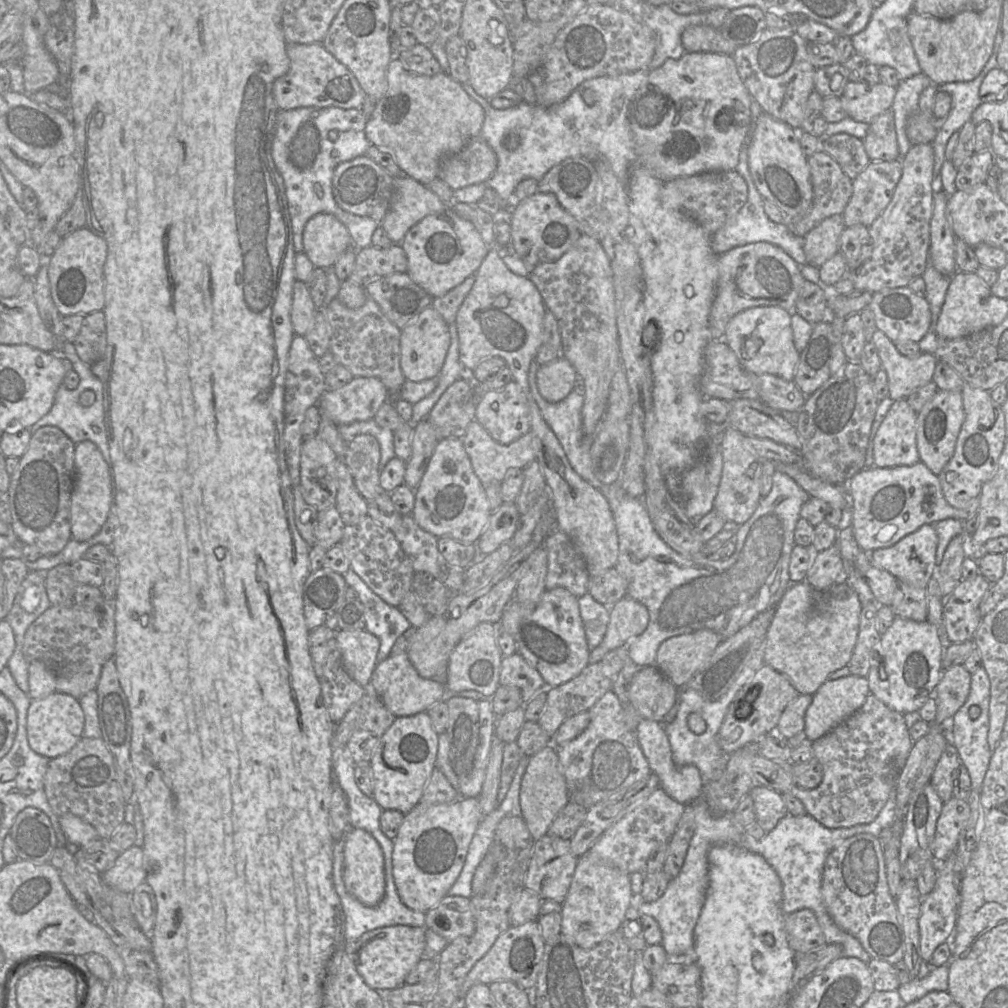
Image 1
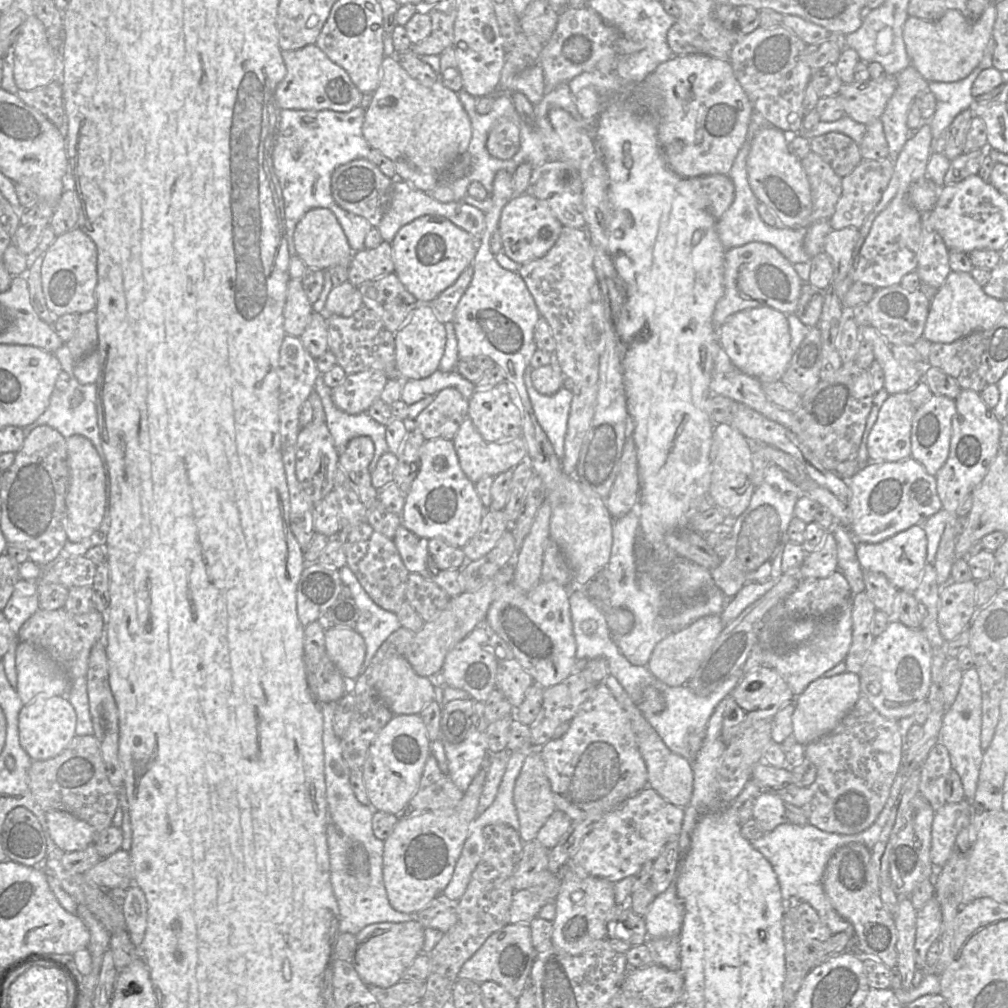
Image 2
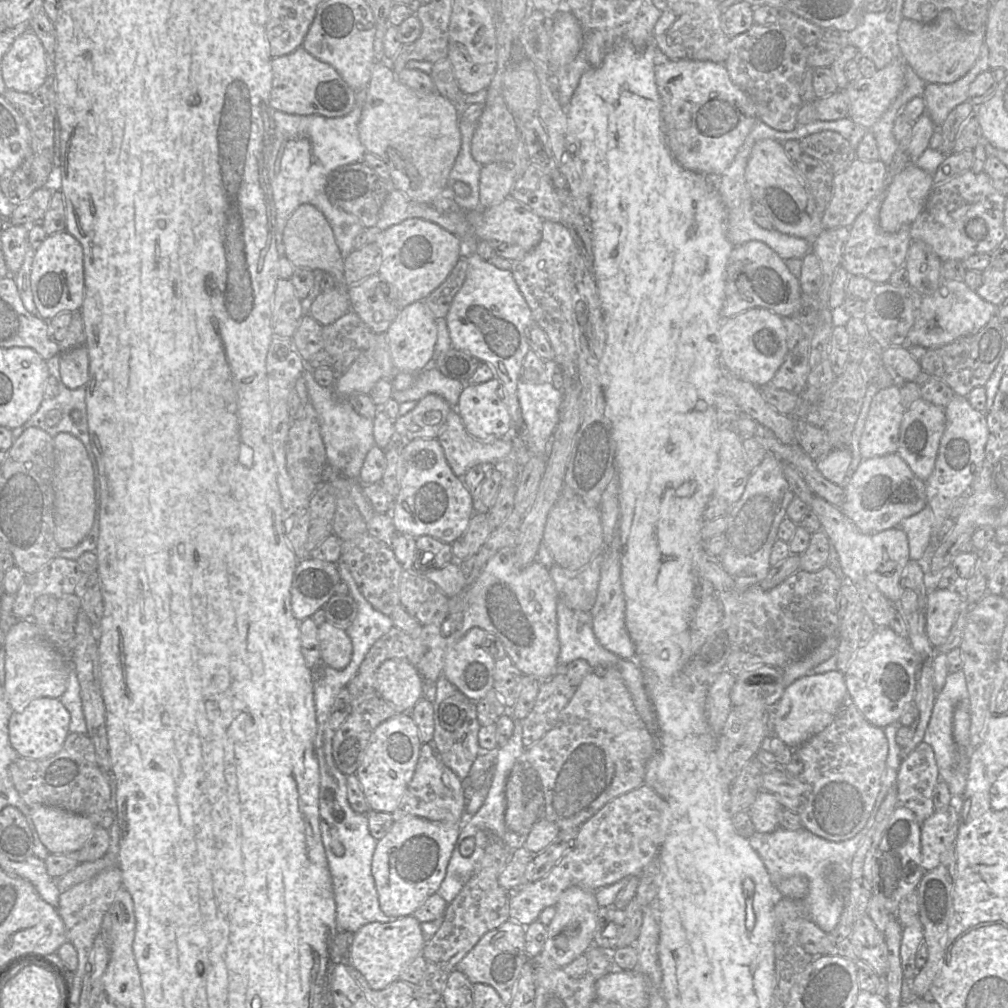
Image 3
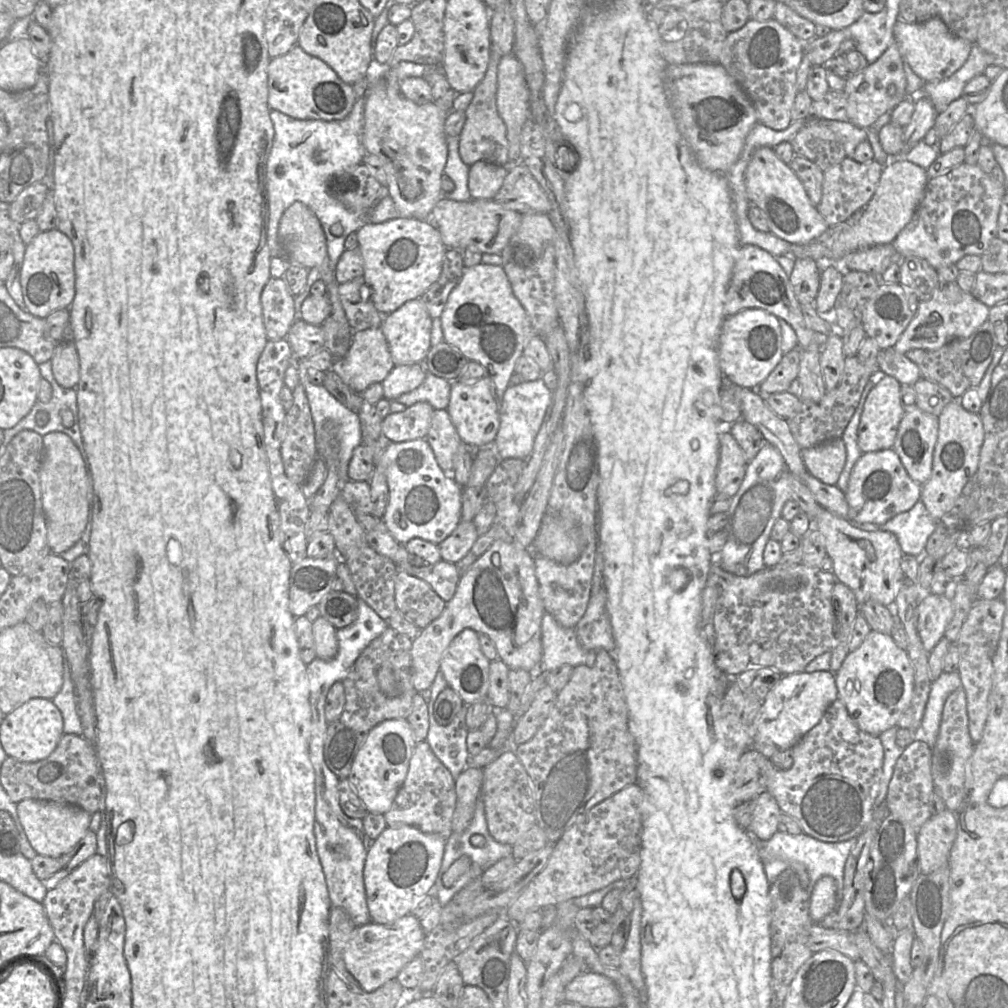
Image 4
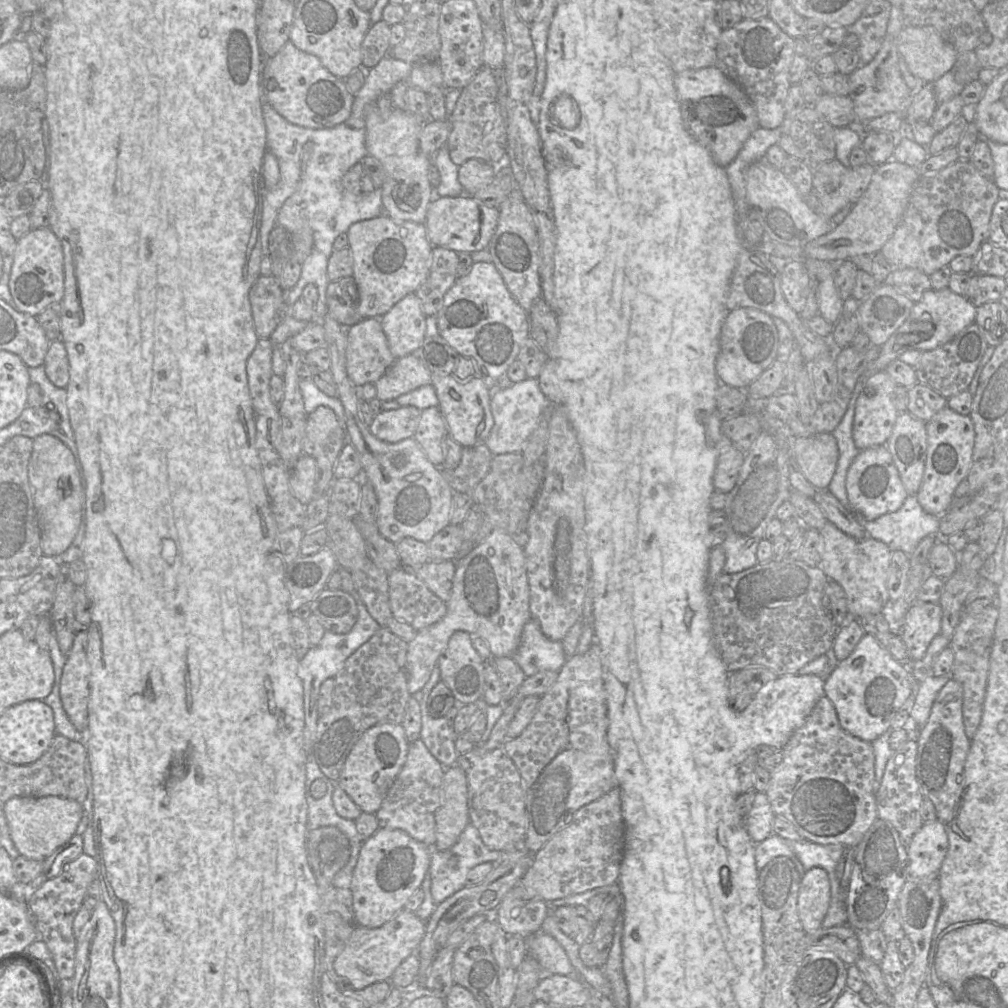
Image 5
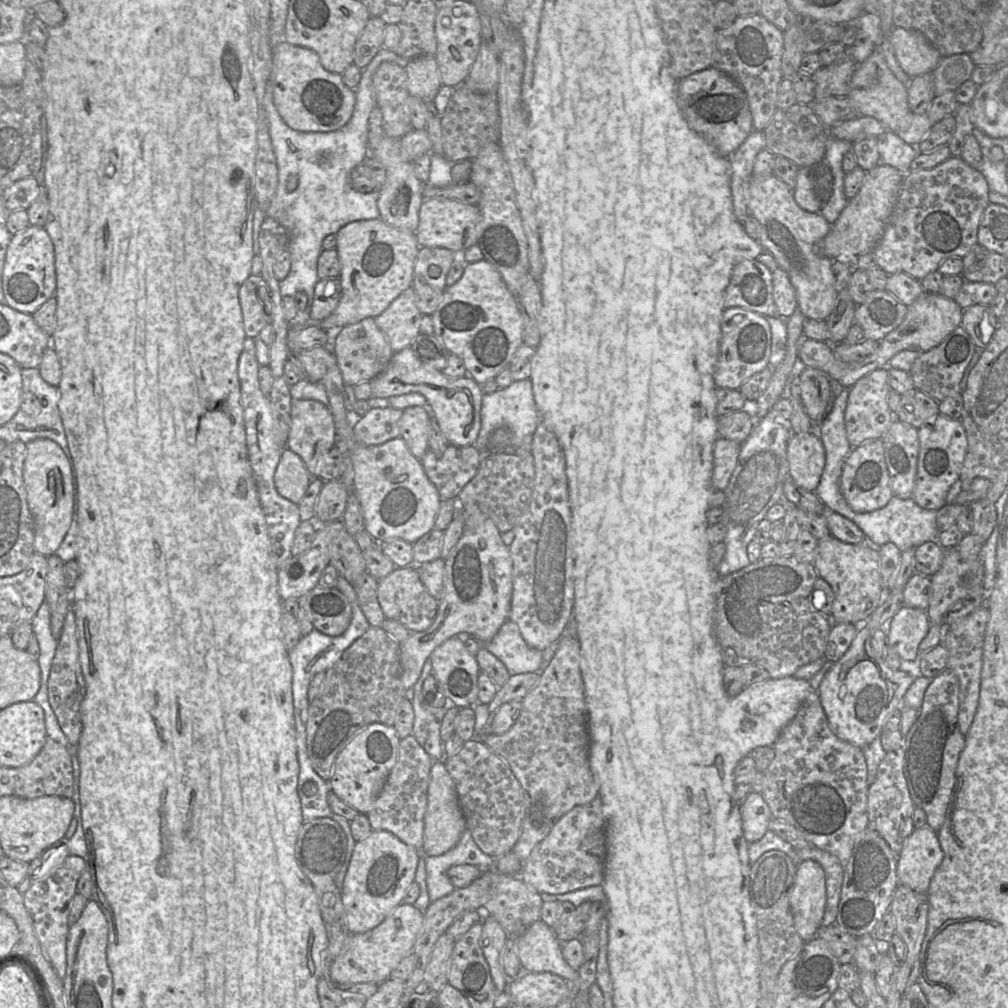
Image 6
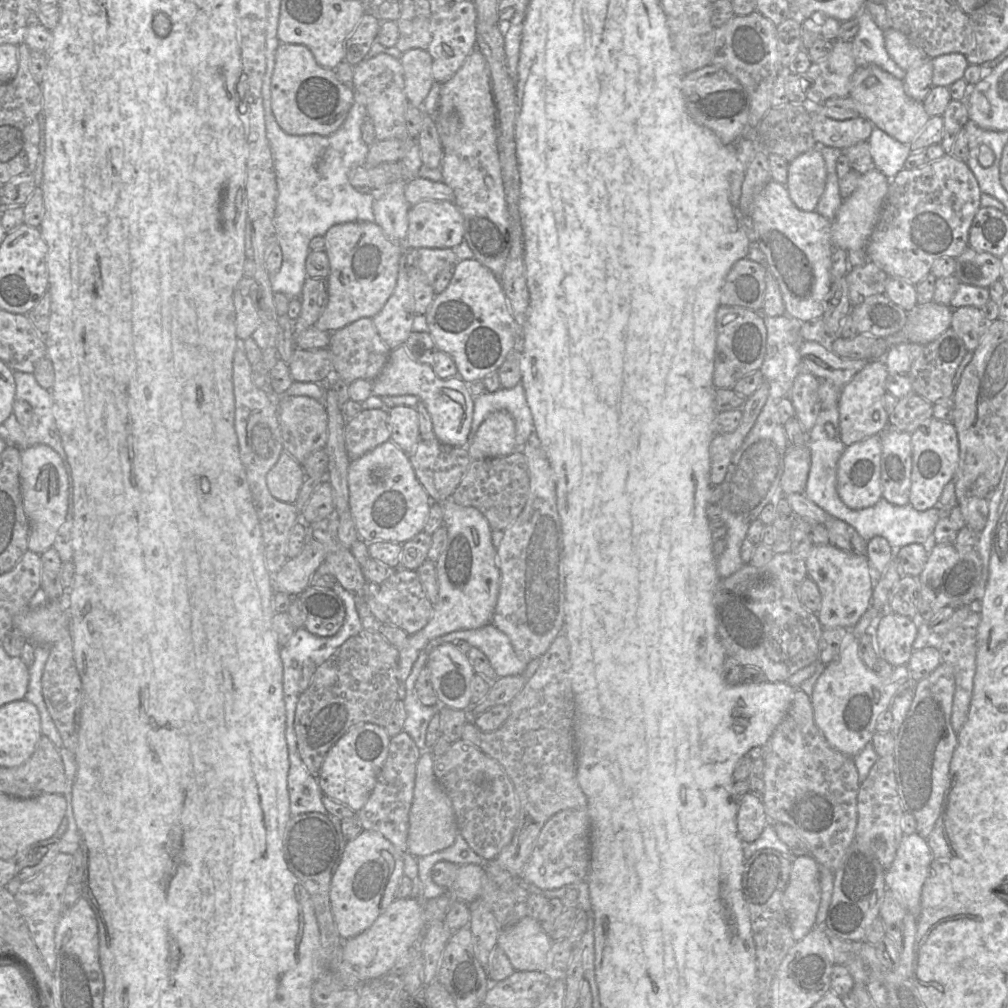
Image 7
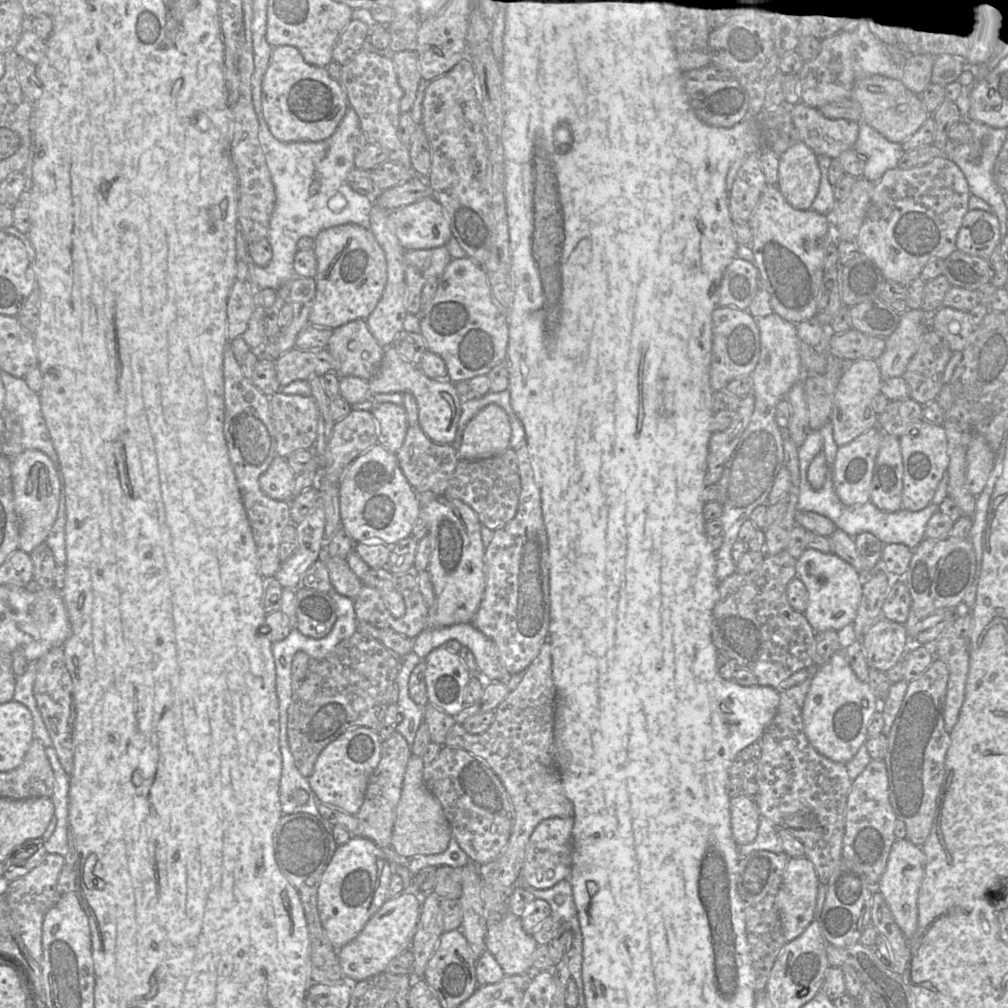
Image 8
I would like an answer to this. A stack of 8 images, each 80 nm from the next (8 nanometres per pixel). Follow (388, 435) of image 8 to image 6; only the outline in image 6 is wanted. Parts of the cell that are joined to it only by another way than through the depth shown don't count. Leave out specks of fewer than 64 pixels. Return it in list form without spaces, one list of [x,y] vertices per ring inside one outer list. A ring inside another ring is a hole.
[[[408,407],[402,410],[399,420],[400,437],[418,459],[429,450],[430,415],[425,407]]]

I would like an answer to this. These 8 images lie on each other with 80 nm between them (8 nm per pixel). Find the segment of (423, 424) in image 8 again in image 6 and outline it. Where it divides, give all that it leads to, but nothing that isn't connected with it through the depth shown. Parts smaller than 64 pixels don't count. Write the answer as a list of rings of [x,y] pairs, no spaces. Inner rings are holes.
[[[405,348],[393,354],[386,369],[371,382],[372,396],[390,398],[412,392],[422,394],[430,411],[443,433],[453,446],[469,446],[476,442],[481,429],[481,407],[484,393],[472,377],[448,377],[442,372],[424,365],[411,348]]]

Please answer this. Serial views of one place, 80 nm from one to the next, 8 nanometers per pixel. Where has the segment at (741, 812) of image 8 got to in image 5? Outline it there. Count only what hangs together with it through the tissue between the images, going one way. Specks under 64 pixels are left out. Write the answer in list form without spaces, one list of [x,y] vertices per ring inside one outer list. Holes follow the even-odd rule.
[[[756,792],[752,807],[743,819],[745,830],[754,843],[760,843],[773,834],[774,817],[765,792]]]

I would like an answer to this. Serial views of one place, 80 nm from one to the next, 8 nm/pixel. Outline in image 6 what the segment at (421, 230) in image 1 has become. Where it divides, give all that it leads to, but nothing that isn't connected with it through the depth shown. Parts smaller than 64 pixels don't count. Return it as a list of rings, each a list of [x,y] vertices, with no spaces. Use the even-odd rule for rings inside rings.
[[[382,219],[351,222],[336,233],[336,247],[340,264],[341,298],[336,309],[320,322],[324,330],[343,328],[364,318],[379,316],[403,291],[411,288],[414,275],[414,263],[420,245],[415,233],[388,225]]]

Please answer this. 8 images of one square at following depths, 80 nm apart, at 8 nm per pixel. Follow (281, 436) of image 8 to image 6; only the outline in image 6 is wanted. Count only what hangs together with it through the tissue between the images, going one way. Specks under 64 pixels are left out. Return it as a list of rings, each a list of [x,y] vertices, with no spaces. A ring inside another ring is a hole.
[[[292,399],[287,448],[303,460],[312,477],[319,459],[335,447],[336,436],[333,416],[325,404]]]

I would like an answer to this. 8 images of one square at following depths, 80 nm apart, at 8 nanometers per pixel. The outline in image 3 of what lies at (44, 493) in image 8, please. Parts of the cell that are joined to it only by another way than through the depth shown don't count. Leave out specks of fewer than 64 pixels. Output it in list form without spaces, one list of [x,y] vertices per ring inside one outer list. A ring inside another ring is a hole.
[[[62,432],[53,437],[56,455],[54,476],[54,537],[59,549],[77,546],[91,531],[97,517],[99,484],[83,443],[74,435]]]

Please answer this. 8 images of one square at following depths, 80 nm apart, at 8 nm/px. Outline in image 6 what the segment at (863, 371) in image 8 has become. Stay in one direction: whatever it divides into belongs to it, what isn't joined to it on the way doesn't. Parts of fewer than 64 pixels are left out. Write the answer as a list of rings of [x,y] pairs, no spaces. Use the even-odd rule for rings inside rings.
[[[887,368],[873,370],[848,389],[844,418],[847,438],[853,448],[871,440],[882,439],[895,421],[895,412],[891,410],[888,404],[890,391]]]

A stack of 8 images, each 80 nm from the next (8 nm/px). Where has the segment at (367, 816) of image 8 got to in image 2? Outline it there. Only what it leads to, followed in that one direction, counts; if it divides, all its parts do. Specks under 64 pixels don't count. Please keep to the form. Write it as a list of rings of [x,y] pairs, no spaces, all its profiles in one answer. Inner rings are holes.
[[[430,754],[425,762],[419,787],[399,816],[411,817],[423,812],[454,808],[464,797],[463,794],[450,776],[440,770],[437,760]]]

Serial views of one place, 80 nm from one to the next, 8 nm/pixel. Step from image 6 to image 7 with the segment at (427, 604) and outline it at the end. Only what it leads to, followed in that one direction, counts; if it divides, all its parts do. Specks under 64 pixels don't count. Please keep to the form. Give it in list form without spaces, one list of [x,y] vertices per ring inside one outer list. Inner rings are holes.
[[[395,568],[384,581],[366,582],[362,590],[371,612],[381,623],[397,626],[408,635],[425,627],[432,616],[433,604],[428,600],[415,570]]]

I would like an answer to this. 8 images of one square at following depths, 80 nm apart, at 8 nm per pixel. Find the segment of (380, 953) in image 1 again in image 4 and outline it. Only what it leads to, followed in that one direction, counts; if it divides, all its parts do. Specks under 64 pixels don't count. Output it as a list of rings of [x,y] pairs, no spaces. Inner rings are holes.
[[[412,913],[392,923],[369,922],[356,926],[344,952],[346,969],[362,990],[372,992],[389,980],[396,979],[404,966],[420,955],[426,934],[420,919]]]

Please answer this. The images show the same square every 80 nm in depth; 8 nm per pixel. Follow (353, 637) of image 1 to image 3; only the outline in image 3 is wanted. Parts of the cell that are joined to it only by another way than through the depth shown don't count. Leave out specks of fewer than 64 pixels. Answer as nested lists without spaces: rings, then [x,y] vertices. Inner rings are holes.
[[[325,621],[318,626],[321,661],[336,670],[342,670],[350,663],[353,646],[346,631]]]

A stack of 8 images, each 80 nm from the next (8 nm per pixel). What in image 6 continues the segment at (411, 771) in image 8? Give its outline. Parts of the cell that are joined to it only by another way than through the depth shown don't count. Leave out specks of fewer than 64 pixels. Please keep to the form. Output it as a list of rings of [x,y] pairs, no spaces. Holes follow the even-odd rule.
[[[433,761],[427,791],[427,809],[424,816],[423,856],[441,855],[456,845],[466,828],[454,781],[442,761]]]

